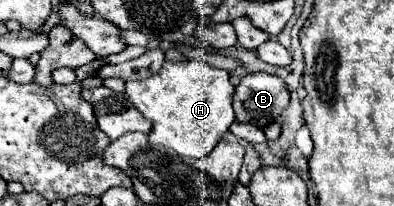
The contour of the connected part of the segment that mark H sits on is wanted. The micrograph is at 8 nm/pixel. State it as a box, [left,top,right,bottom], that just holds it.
[125,60,235,158]

